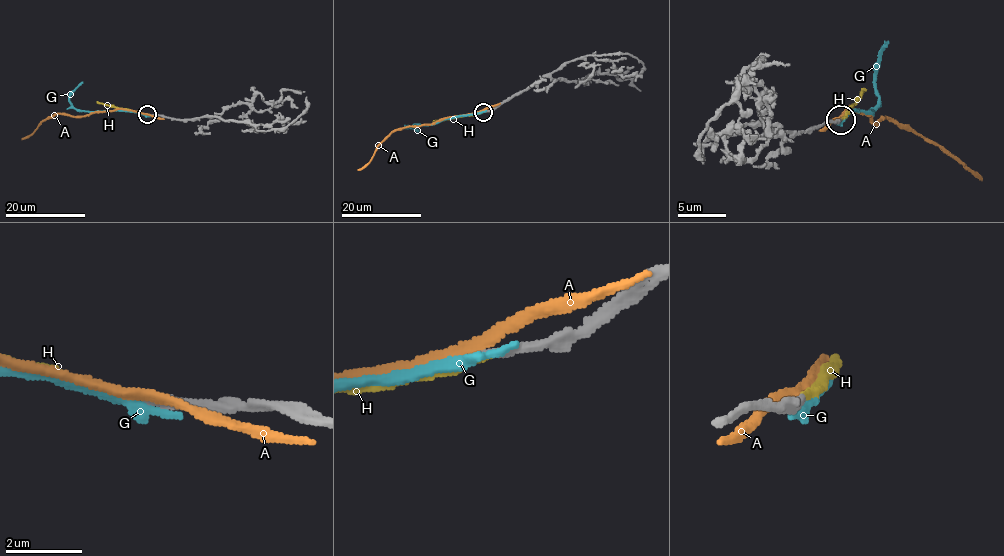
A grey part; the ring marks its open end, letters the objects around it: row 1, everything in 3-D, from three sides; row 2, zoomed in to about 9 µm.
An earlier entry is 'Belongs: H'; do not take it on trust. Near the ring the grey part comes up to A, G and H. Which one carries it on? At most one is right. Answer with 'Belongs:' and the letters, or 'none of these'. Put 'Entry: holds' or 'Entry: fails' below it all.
Belongs: H
Entry: holds

